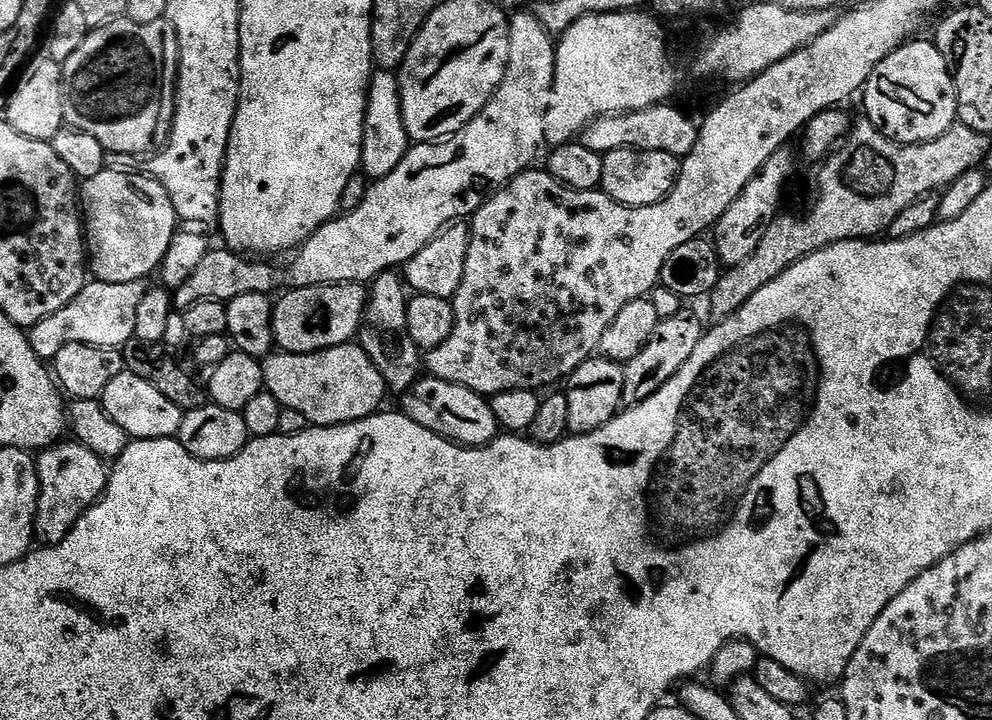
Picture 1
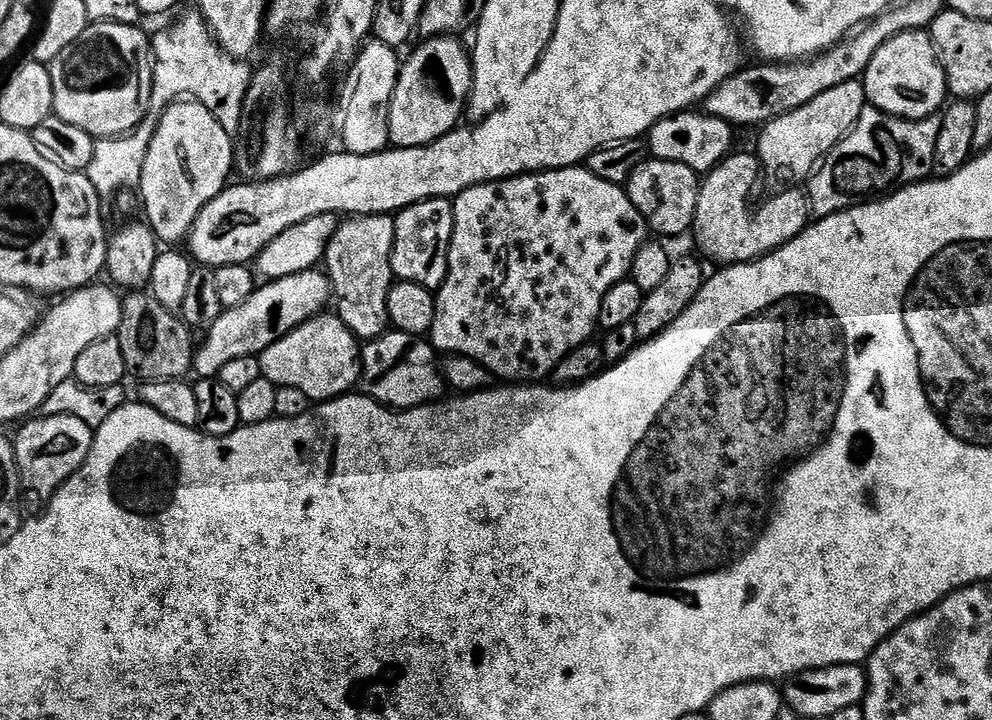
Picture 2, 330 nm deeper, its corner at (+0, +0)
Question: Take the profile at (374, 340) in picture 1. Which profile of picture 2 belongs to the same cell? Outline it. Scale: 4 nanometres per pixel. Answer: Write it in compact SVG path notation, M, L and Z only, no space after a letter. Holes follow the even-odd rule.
M391 215L382 216L348 216L336 225L334 238L330 238L330 246L326 250L323 263L328 264L326 275L331 283L335 303L340 303L338 315L357 341L377 340L389 331L388 295L394 283L392 275L392 247L394 246L395 219Z

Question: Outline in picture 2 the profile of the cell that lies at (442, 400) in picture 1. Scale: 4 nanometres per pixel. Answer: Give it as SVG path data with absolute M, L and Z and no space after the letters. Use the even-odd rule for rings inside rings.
M389 330L379 336L377 340L369 340L363 345L359 387L362 389L363 395L370 396L379 404L393 410L421 408L424 404L439 401L446 392L444 373L438 360L436 364L436 359L438 359L438 353L425 337Z

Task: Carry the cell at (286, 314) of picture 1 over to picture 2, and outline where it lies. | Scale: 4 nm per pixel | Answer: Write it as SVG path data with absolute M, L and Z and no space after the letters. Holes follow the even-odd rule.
M313 270L302 274L290 274L290 278L278 278L261 283L242 306L227 309L207 329L204 345L197 347L194 360L197 365L219 361L230 356L259 354L266 347L264 332L283 334L299 324L306 323L313 316L319 316L333 299L331 283L323 271Z

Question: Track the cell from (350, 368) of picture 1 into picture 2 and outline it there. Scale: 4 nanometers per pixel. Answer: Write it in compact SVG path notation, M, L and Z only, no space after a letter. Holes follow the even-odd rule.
M321 314L313 316L304 324L299 324L281 335L267 345L264 351L259 353L260 375L270 382L274 382L277 388L294 386L306 394L313 402L332 402L337 396L351 393L360 383L360 365L362 363L362 348L350 329L340 321L339 315Z

